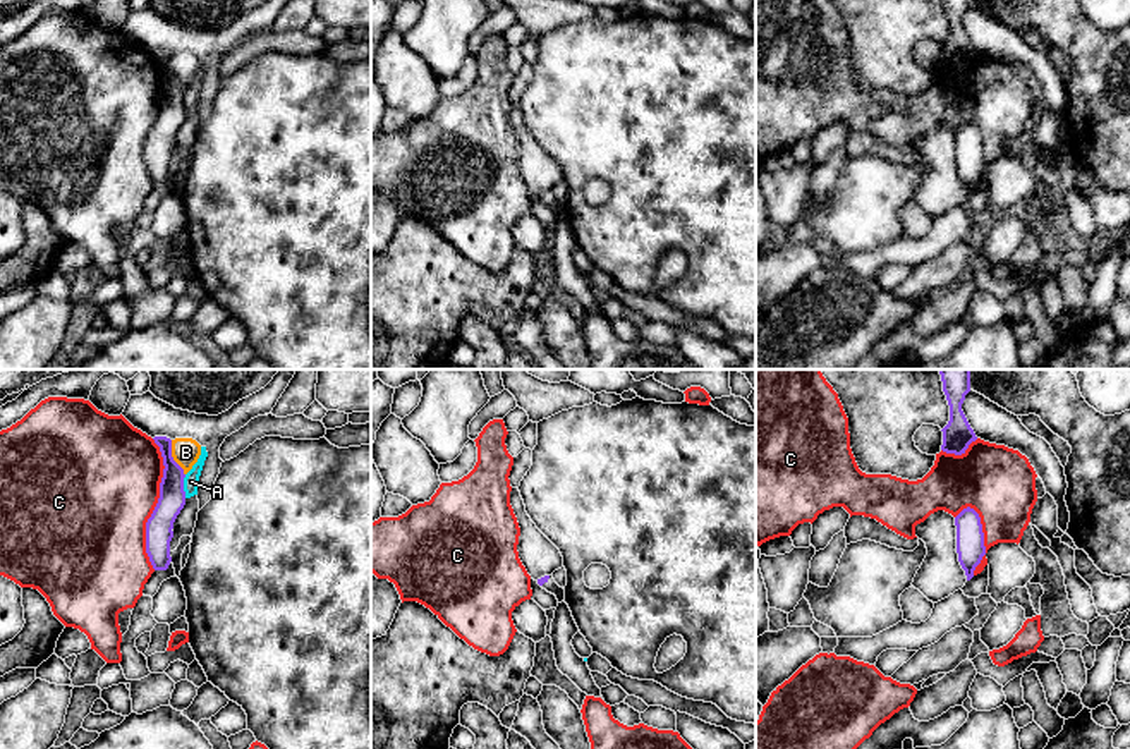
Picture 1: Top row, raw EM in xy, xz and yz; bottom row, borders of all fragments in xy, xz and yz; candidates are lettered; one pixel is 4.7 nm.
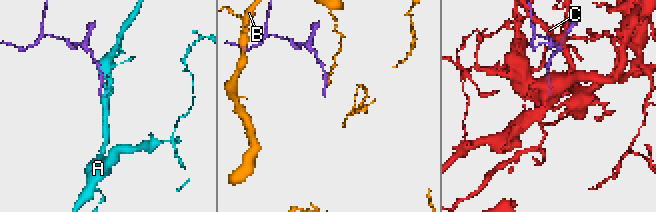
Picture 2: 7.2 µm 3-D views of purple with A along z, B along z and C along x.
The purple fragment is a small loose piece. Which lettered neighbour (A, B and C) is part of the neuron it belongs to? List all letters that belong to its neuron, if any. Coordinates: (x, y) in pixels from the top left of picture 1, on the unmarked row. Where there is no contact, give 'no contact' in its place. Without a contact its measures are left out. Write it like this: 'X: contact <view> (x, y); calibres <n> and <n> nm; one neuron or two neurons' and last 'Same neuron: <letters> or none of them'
A: contact xy (182, 102); calibres 130 and 80 nm; two neurons
B: contact xy (172, 73); calibres 130 and 130 nm; two neurons
C: contact xy (157, 119); calibres 130 and 500 nm; two neurons
Same neuron: none of them

